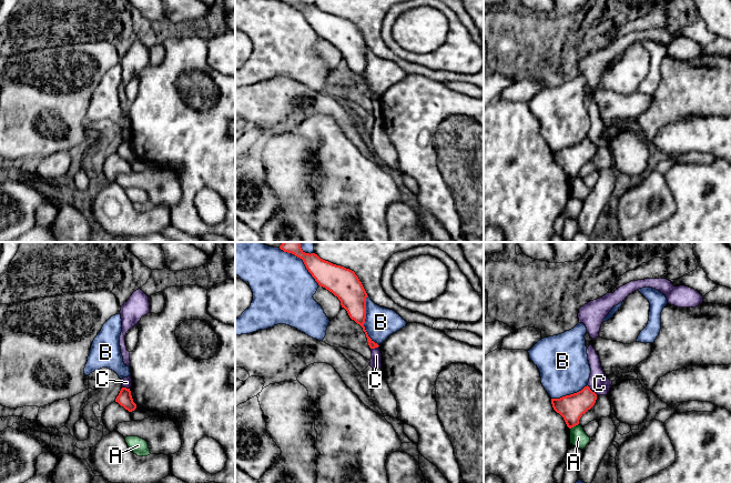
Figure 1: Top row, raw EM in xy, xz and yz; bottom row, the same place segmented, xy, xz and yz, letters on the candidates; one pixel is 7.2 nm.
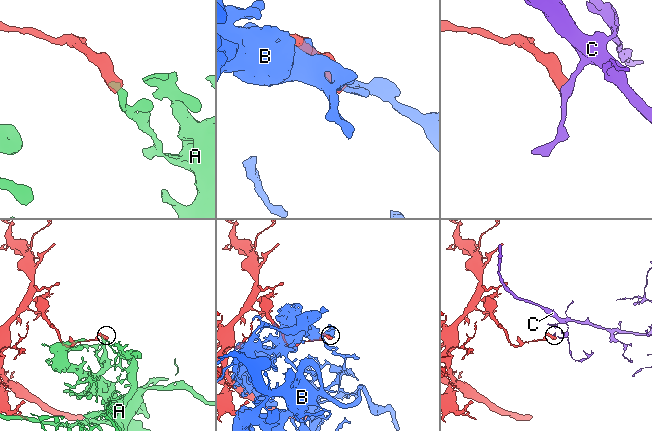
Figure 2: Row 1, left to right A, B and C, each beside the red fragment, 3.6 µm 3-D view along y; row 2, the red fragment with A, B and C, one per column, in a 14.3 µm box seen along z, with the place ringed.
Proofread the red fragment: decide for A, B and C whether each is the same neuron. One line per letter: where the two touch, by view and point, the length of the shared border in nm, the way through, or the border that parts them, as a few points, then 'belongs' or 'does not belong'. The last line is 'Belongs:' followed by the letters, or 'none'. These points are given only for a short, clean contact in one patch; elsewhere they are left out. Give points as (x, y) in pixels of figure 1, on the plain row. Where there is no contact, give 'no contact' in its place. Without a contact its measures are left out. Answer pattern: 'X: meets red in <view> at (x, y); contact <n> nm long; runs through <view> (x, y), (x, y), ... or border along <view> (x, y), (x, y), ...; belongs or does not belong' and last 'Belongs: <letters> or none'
A: meets red in yz at (574, 177); contact 80 nm long; does not belong
B: meets red in xz at (364, 72); contact 380 nm long; does not belong
C: meets red in yz at (591, 142); contact 100 nm long; border along yz (587, 137), (597, 146); does not belong
Belongs: none

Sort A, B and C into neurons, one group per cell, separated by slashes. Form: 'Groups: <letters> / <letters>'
Groups: A / B / C

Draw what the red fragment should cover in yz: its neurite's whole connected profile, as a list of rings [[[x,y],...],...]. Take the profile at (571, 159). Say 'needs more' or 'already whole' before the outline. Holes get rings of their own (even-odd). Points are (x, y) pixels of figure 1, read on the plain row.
already whole | [[[587,137],[581,142],[551,150],[554,161],[559,164],[569,180],[579,175],[580,169],[590,161],[597,151],[597,145]]]

